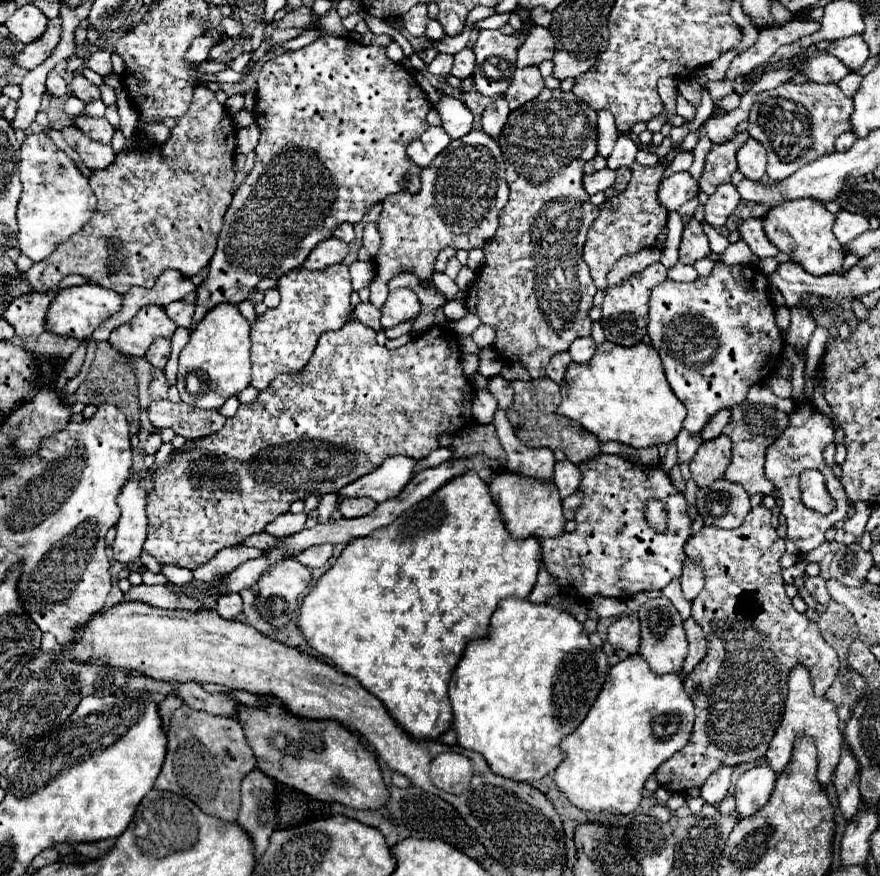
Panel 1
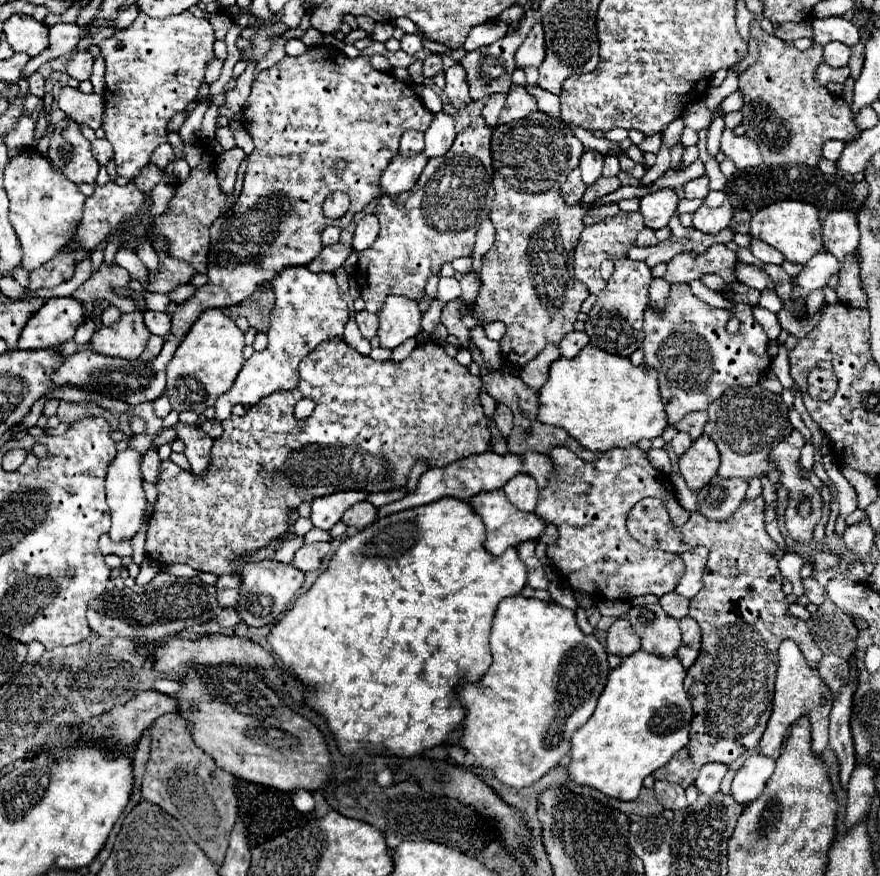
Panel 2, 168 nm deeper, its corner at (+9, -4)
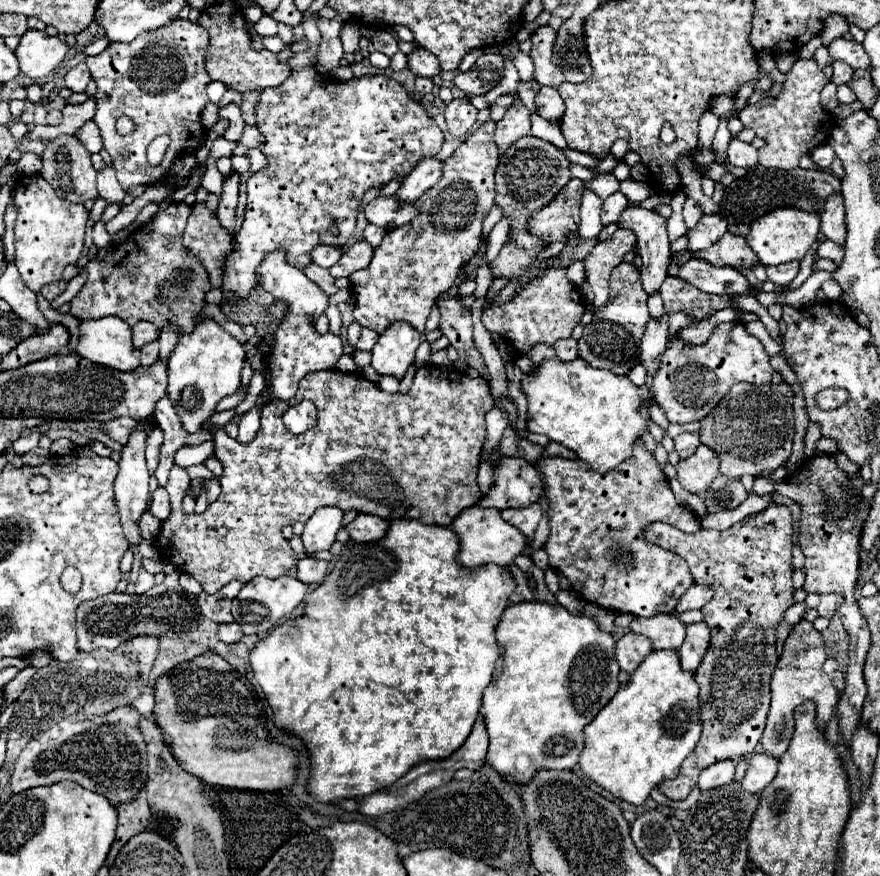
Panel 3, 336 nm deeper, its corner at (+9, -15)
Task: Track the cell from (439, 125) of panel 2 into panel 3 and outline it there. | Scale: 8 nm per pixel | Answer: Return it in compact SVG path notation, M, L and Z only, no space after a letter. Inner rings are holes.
M423 156L403 178L395 196L403 202L415 202L417 196L421 196L421 192L429 190L441 178L441 172L443 160L439 160L437 156Z

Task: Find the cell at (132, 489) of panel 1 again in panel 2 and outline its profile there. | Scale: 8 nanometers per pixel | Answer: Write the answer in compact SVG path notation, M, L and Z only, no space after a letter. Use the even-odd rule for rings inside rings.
M127 447L125 451L117 453L115 461L109 465L109 473L107 473L107 503L111 509L111 531L109 537L111 541L119 543L119 541L129 541L137 535L143 515L145 515L145 491L143 491L143 477L141 477L141 453L135 451L133 447Z

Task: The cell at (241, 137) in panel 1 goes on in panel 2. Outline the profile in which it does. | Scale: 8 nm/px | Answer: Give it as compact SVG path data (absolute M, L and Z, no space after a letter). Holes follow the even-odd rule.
M235 147L231 151L225 151L219 159L217 159L217 177L219 177L219 185L221 191L225 195L233 193L233 185L235 185L235 175L237 175L237 167L241 165L241 161L245 159L245 153Z

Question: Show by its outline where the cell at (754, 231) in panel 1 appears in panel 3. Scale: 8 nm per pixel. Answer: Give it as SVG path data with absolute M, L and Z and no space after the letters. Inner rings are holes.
M799 262L793 264L779 264L779 266L765 266L767 278L779 286L787 286L799 272Z

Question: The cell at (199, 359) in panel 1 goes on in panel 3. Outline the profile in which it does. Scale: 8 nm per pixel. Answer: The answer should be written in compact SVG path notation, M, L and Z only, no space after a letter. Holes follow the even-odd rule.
M211 318L199 322L193 332L181 336L177 348L169 356L167 398L171 400L187 432L201 430L203 422L207 422L215 414L217 404L239 388L247 348L247 344L235 340L223 326L219 326Z

